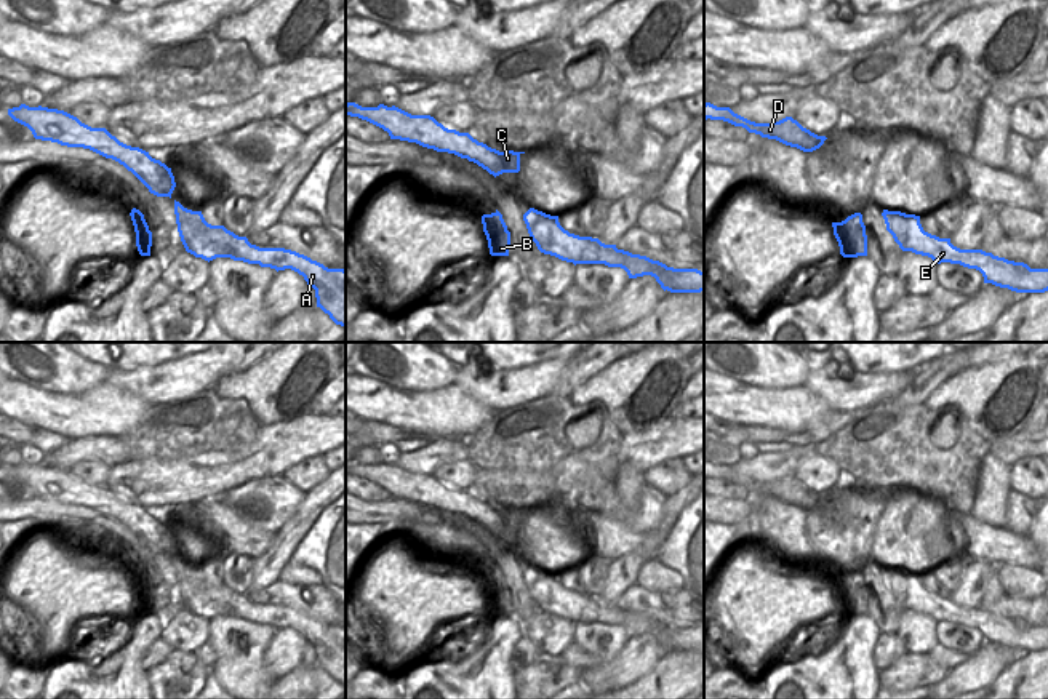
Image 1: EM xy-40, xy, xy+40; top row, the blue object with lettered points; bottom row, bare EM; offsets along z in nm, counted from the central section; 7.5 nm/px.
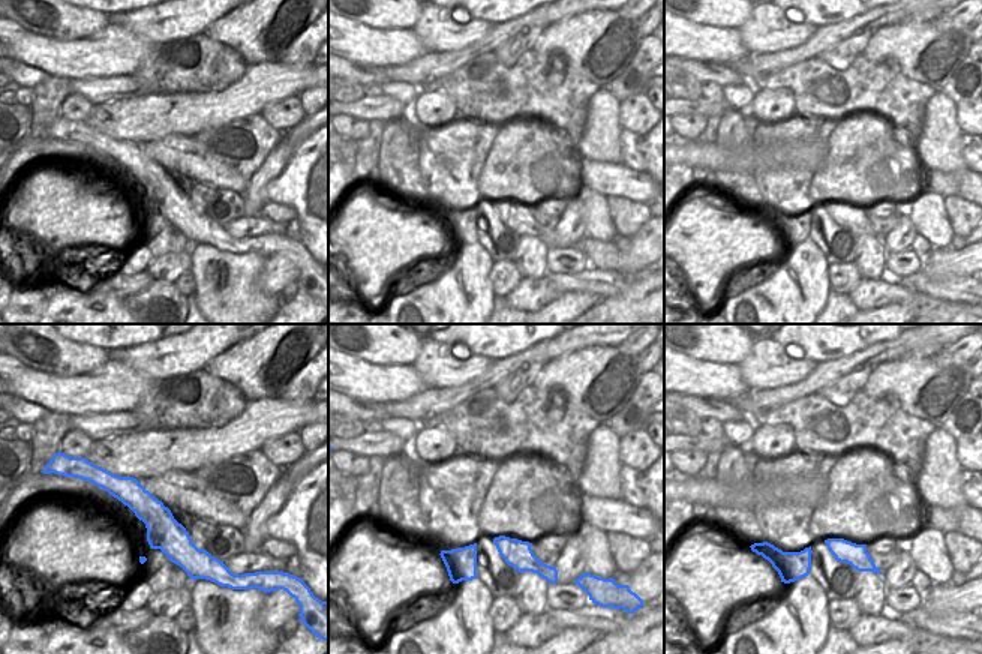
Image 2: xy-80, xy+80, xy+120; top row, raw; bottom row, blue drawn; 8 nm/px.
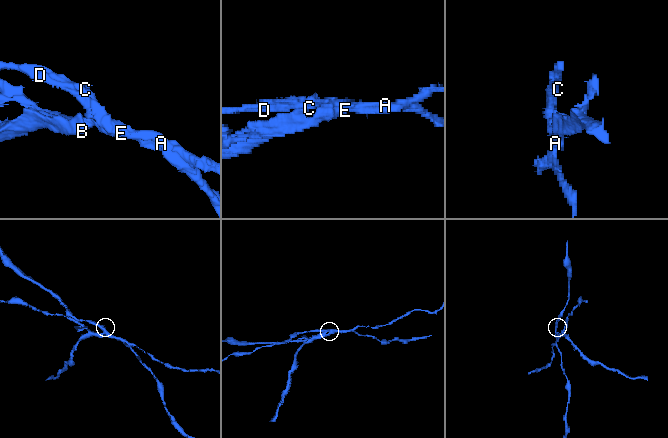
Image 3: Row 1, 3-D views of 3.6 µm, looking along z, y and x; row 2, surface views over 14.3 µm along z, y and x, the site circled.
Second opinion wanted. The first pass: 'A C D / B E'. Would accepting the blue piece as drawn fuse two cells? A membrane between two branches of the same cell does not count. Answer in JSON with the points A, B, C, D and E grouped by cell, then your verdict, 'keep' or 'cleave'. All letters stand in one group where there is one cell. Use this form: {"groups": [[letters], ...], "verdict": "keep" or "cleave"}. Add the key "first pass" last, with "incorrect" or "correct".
{"groups": [["A", "C", "D"], ["B", "E"]], "verdict": "cleave", "first pass": "correct"}

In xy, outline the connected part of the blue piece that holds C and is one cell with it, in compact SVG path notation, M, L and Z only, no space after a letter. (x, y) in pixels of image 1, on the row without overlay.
M346 462L346 475L358 475L389 491L390 497L416 501L437 510L454 512L477 521L494 536L520 529L520 513L525 510L499 510L474 497L469 491L448 488L430 473L411 473L395 464L362 465Z

